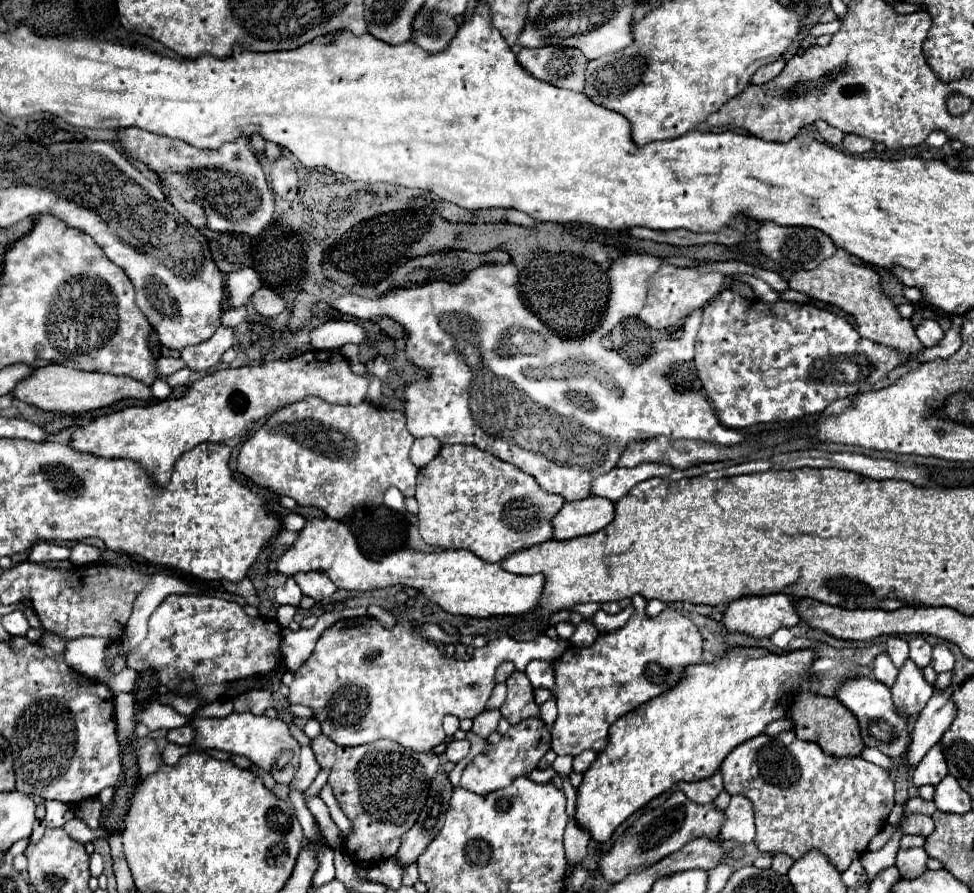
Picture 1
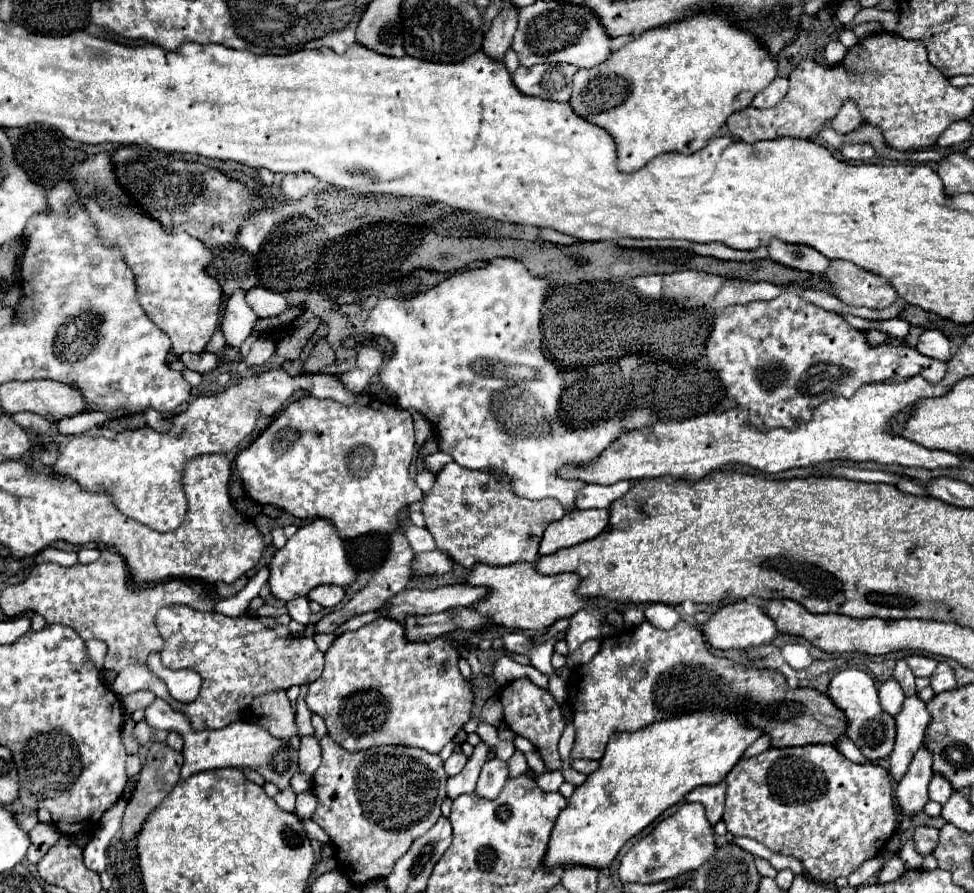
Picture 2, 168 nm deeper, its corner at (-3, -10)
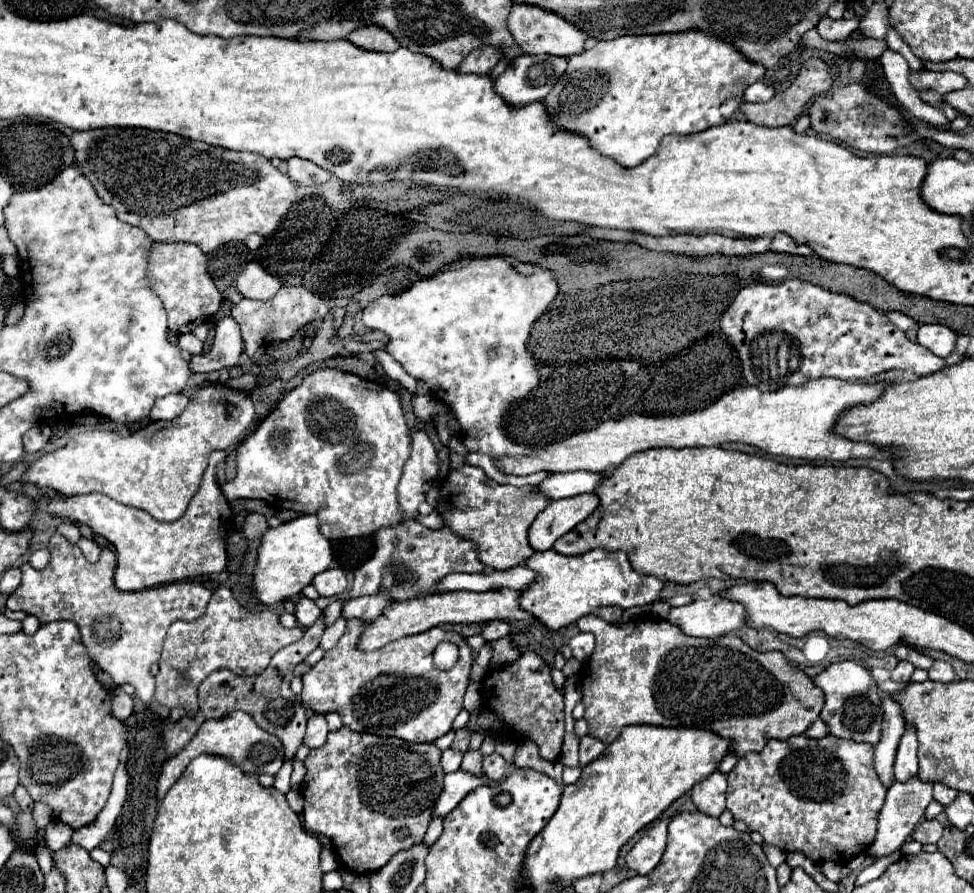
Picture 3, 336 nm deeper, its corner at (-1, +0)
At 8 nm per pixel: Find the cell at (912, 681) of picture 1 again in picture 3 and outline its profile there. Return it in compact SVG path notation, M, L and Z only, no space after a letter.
M908 726L902 742L898 746L898 754L896 754L896 764L894 764L894 774L898 782L906 782L910 778L914 778L918 774L918 758L916 758L916 750L918 750L918 740L914 734L914 728Z

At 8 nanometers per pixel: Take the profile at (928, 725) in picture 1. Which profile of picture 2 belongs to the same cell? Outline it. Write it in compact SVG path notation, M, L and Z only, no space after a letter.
M922 744L908 770L896 786L896 800L906 816L914 816L928 802L928 782L932 778L932 752Z

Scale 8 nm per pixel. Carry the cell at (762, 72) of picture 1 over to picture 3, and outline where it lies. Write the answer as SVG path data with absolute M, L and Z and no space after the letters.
M756 82L752 86L746 88L744 92L744 102L768 102L774 96L774 88L764 84L764 82Z

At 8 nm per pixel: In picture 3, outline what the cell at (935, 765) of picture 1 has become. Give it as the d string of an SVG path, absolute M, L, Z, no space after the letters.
M940 782L934 784L934 800L940 802L942 806L948 806L950 802L954 802L956 796L958 796L958 790L950 790L950 788L942 786Z

